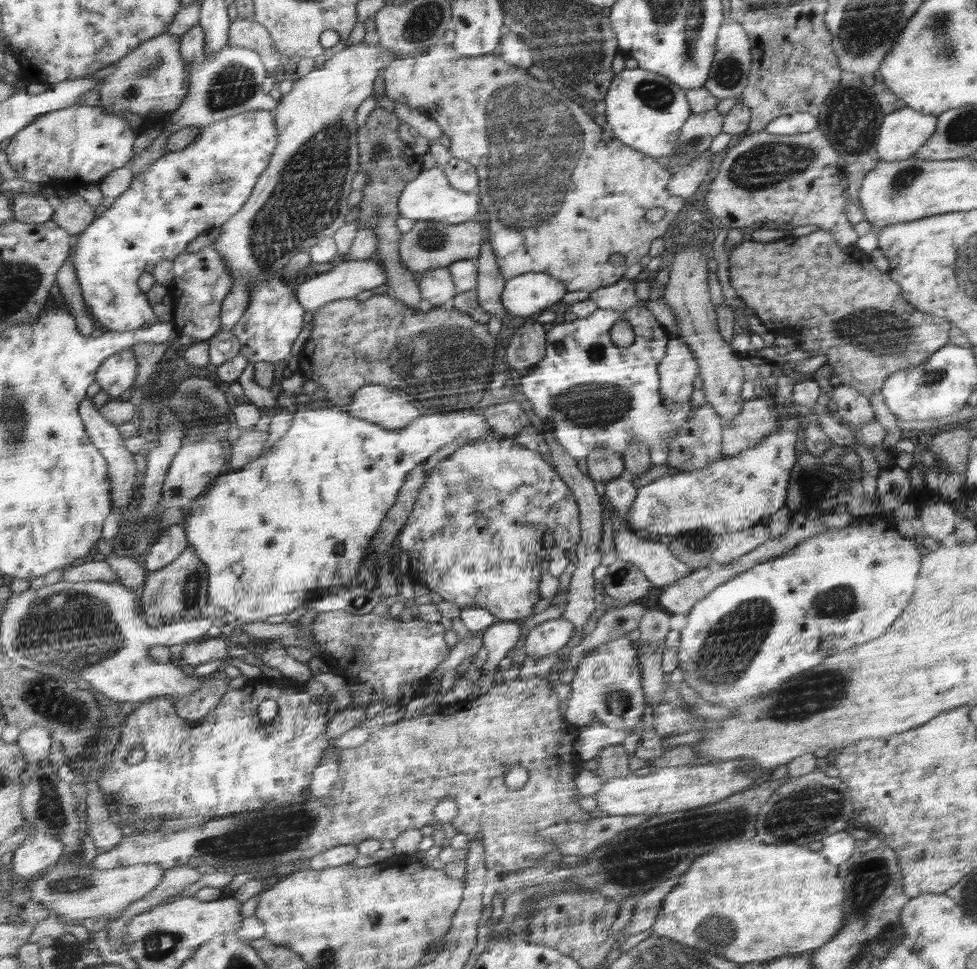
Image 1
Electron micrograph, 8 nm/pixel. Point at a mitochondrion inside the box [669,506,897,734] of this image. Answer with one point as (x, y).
(729, 648)

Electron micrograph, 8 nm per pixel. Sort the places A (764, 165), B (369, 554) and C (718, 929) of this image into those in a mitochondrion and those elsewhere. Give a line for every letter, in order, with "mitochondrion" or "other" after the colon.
A: mitochondrion
B: other
C: mitochondrion

